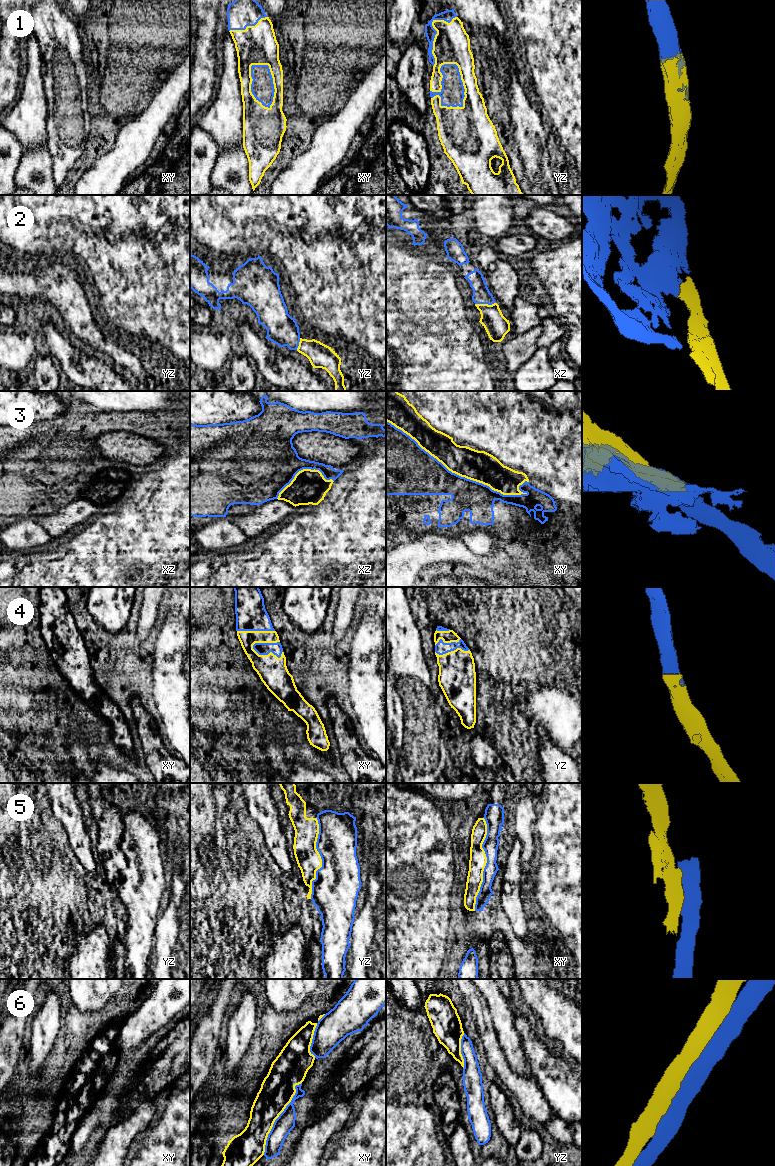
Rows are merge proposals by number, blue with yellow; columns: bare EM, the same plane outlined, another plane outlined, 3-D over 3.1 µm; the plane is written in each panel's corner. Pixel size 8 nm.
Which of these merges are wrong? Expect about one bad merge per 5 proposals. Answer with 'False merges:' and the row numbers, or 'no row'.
False merges: 5, 6

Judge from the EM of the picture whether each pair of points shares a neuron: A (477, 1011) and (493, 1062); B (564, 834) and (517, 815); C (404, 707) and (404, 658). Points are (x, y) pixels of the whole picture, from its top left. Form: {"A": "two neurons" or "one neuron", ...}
{"A": "one neuron", "B": "two neurons", "C": "two neurons"}

